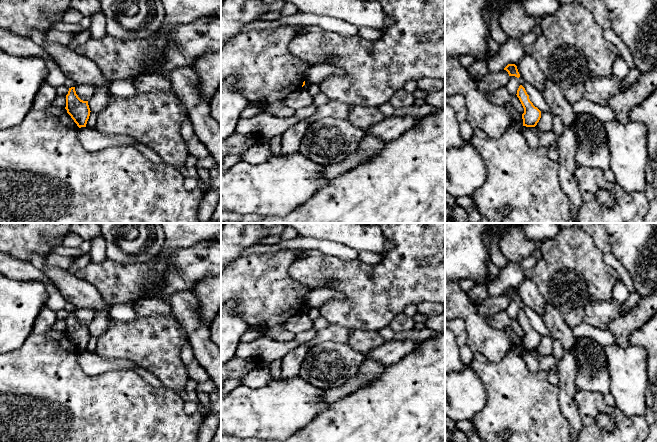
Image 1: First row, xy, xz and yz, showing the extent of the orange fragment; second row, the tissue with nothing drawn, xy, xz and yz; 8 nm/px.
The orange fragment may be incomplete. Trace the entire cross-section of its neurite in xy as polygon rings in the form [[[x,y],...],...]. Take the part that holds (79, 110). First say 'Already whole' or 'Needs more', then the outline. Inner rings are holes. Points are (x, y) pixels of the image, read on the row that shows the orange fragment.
Already whole. [[[75,87],[69,88],[65,109],[79,128],[86,127],[91,111],[88,101],[83,101],[78,97]]]

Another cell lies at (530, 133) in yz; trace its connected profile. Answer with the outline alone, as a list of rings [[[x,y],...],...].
[[[524,126],[522,129],[523,135],[526,139],[526,142],[533,150],[538,150],[539,145],[539,137],[537,134],[537,129],[535,127],[526,127]]]

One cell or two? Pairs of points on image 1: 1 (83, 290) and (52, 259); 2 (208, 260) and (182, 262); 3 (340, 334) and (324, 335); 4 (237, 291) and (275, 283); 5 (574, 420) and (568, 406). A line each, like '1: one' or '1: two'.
1: two
2: one
3: one
4: one
5: one

